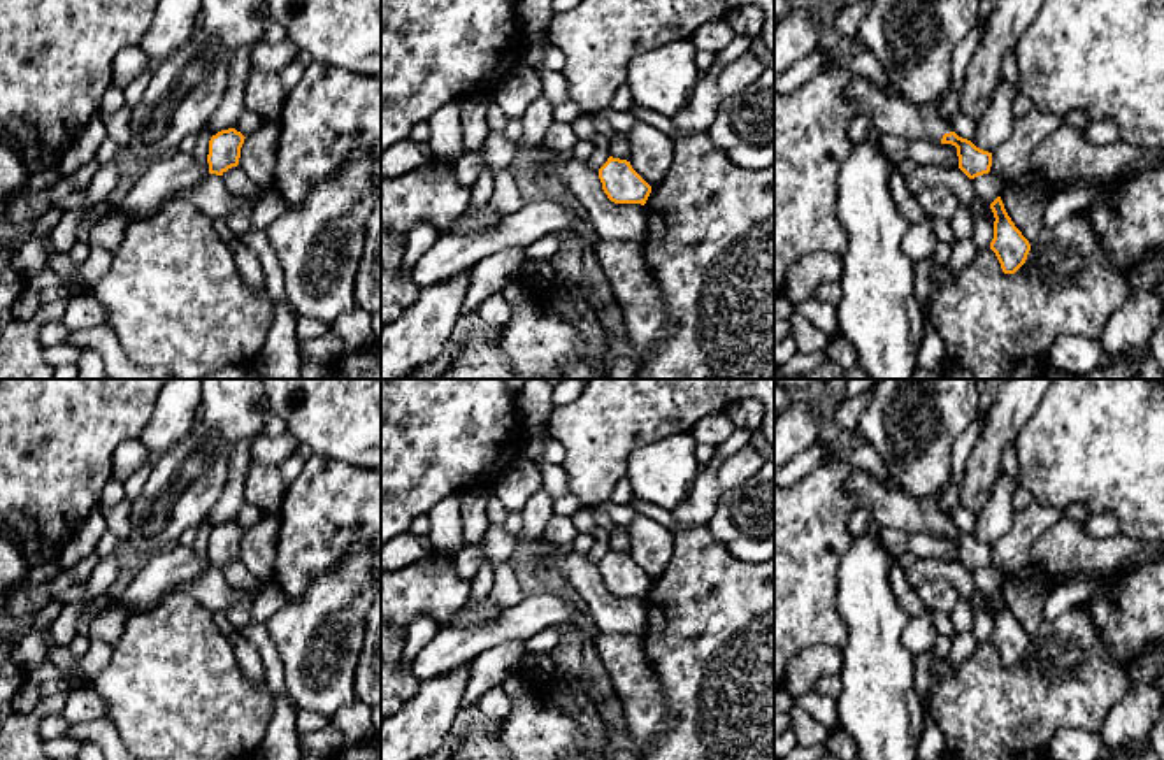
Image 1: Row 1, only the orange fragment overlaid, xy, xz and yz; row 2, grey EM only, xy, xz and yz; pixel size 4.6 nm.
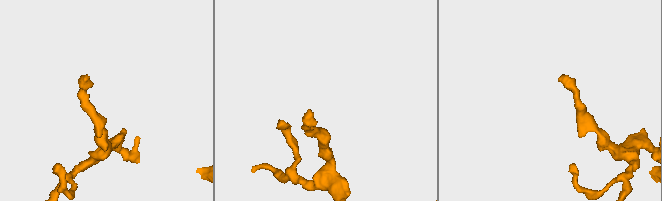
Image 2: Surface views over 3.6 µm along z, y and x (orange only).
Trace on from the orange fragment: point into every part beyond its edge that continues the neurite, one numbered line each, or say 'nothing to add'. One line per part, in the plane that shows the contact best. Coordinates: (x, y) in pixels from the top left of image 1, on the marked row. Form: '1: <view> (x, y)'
1: yz (894, 116)

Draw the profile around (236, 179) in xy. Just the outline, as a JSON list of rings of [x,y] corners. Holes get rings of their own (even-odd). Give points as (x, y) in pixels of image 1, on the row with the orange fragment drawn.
[[[239,165],[223,172],[221,179],[234,195],[248,197],[255,202],[258,202],[265,191],[265,188],[253,183]]]

